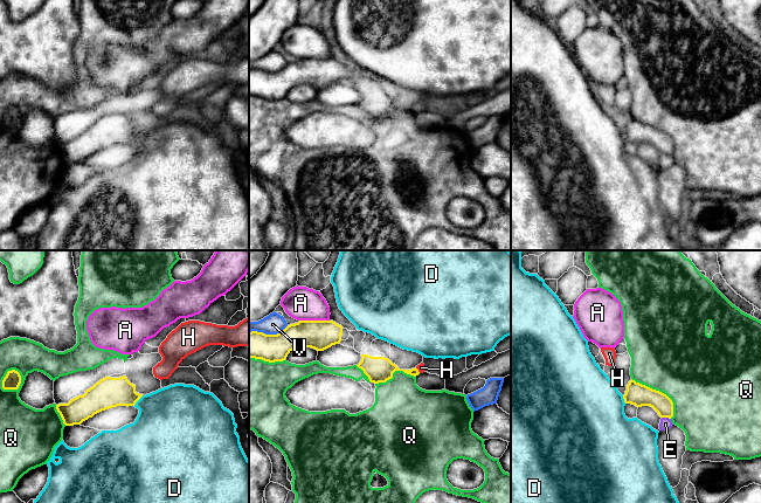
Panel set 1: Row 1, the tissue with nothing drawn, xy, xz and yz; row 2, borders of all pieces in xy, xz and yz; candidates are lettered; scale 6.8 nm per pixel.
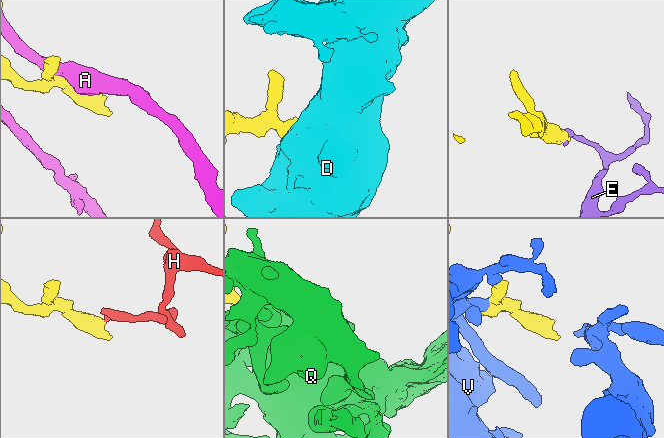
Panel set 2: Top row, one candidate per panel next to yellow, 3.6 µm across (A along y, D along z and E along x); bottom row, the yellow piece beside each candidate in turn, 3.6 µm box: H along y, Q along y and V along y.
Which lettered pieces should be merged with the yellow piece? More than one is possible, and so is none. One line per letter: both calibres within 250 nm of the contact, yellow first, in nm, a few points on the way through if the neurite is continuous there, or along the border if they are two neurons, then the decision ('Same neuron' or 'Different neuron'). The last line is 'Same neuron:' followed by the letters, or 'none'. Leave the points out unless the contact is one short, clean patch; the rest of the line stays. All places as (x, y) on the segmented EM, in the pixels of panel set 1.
A: Thickness 200 nm (yellow) against 220 nm. Different neuron
D: Thickness 220 nm (yellow) against 420 nm. Different neuron
E: Thickness 150 nm (yellow) against 80 nm. Boundary: yz (662, 417), (670, 419). Different neuron
H: Thickness 170 nm (yellow) against 50 nm. Path across: xz (381, 369), (417, 370), (421, 367). Same neuron
Q: Thickness 150 nm (yellow) against 500 nm. Different neuron
V: Thickness 190 nm (yellow) against 140 nm. Different neuron
Same neuron: H

